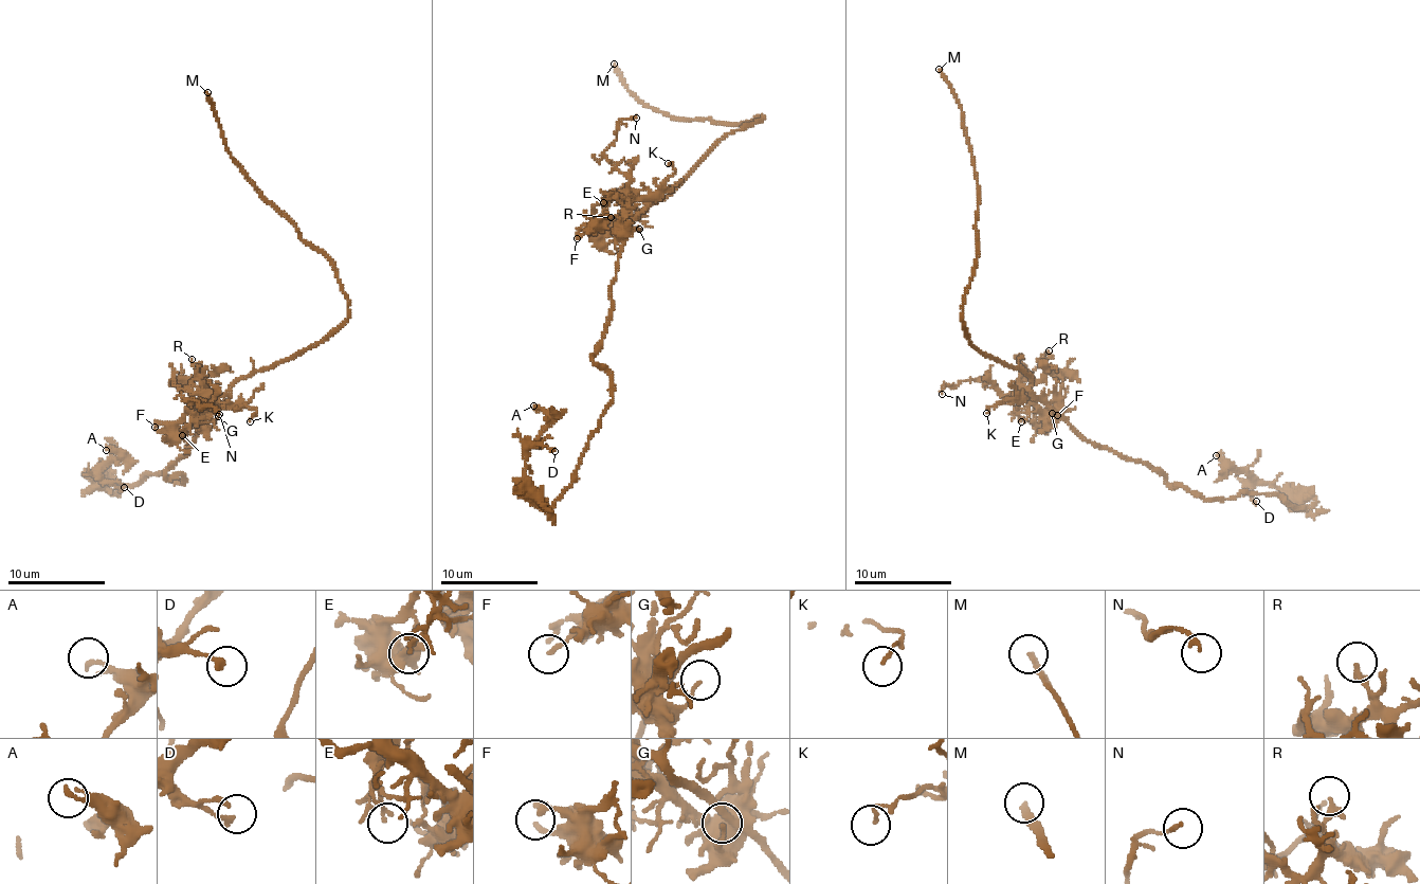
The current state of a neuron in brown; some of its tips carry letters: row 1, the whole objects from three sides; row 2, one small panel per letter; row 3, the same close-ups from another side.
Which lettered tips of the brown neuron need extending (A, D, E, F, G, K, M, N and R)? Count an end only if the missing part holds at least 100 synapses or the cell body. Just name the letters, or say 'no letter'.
M

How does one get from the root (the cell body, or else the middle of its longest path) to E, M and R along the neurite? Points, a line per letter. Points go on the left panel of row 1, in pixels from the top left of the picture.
E: (214, 408), (201, 418), (212, 419), (193, 421), (182, 435)
M: (214, 408), (241, 379), (321, 342), (347, 317), (347, 295), (335, 267), (301, 238), (231, 155), (207, 92)
R: (214, 408), (229, 397), (202, 394), (200, 392), (206, 386), (192, 359)

